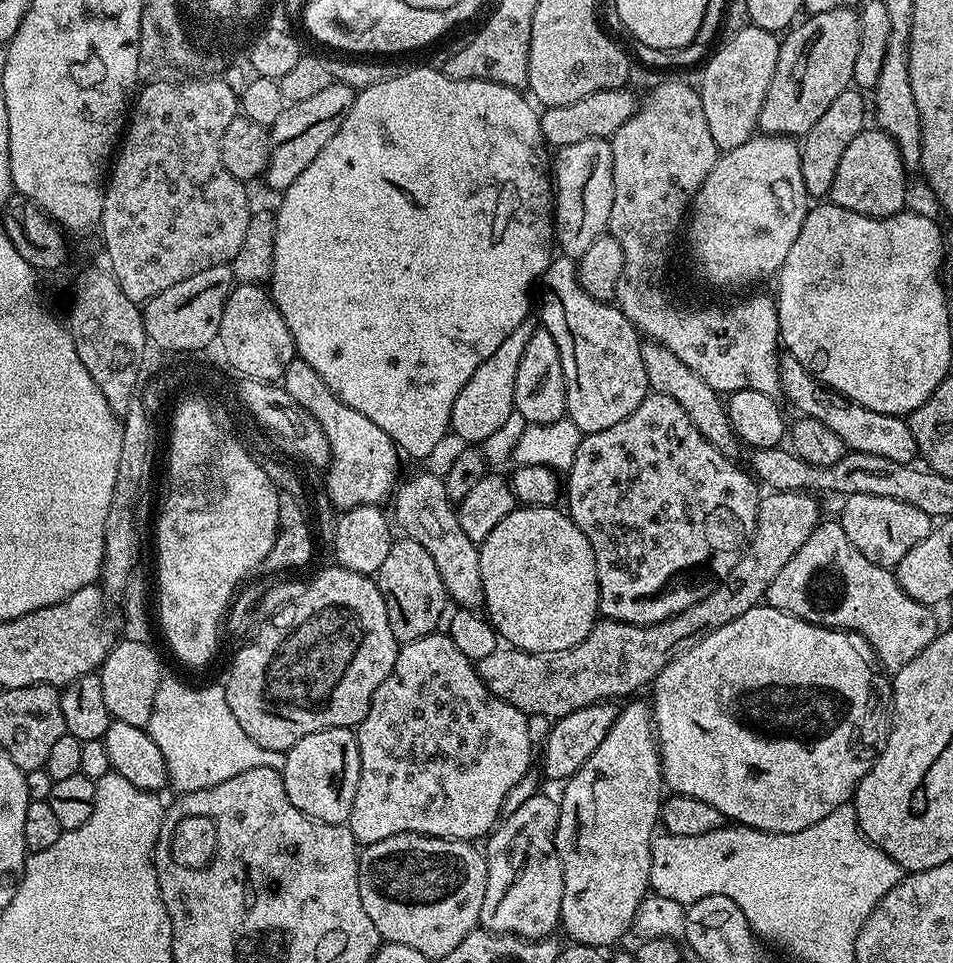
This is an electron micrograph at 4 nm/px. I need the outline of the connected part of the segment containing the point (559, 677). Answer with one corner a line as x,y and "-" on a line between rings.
769,491
758,506
756,532
734,570
730,570
723,584
716,585
685,612
657,624
627,624
604,618
570,650
524,652
520,648
498,646
494,654
475,661
476,673
493,694
528,716
559,718
591,704
616,702
619,696
628,698
639,693
636,691
643,684
651,685
681,649
705,632
742,618
746,610
757,607
767,597
770,582
778,578
778,570
802,550
802,542
821,523
822,508
819,503
816,505
815,498
807,491

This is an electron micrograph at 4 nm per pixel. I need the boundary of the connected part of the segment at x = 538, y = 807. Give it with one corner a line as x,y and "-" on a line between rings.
545,794
527,799
514,814
501,819
487,837
486,898
482,898
479,927
486,932
499,932
505,936
523,936
526,940
543,940
551,937
560,924
562,910
562,862
556,849
556,827
560,817
560,805

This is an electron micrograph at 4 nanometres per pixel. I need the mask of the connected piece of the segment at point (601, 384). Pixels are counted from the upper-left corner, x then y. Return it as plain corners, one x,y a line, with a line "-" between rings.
563,254
557,255
549,262
548,268
543,274
542,283
538,288
538,296
540,292
539,323
548,331
550,338
554,338
554,342
558,342
558,354
562,358
562,370
564,371
564,381
566,382
567,419
572,420
574,426
578,426
578,430
581,434
587,434
590,432
597,432
598,430
607,430
609,426
615,426
616,423
622,422
622,418
634,414
634,410
638,410
638,406
641,402
649,396
650,389
648,386
648,379
646,378
646,366
642,366
642,350
640,349
642,337
640,333
637,332
636,327
620,313
620,309
616,307
615,303
605,302
598,298
594,298
590,294
586,294
586,290
580,285
579,278
576,277
576,266
577,261
573,259
573,257
565,256

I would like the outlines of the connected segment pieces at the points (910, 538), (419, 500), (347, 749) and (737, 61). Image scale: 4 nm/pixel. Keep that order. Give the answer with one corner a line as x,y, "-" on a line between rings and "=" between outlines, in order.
854,493
844,501
844,508
838,515
838,523
846,530
846,538
871,562
892,570
900,563
922,538
932,532
934,520
922,510
907,502
894,498
874,497
872,494
=
416,472
413,476
405,475
396,485
394,499
391,501
391,511
394,513
394,524
400,528
405,537
422,546
426,546
426,554
434,558
434,566
438,566
438,574
442,574
442,586
448,591
449,601
456,608
479,609
484,602
484,591
482,590
482,566
480,565
480,549
466,533
462,526
458,526
456,508
454,502
446,494
446,486
439,475
432,472
=
327,728
314,734
306,734
286,753
286,766
282,770
286,794
298,810
302,810
311,820
321,820
327,824
342,824
347,821
350,810
354,806
354,794
358,794
358,778
360,777
360,755
356,733
350,728
=
747,27
738,29
720,49
717,47
707,57
698,83
702,110
706,113
706,123
710,125
710,138
714,138
721,153
742,146
742,142
757,135
762,102
766,102
766,90
770,90
774,66
778,66
780,40
777,33

